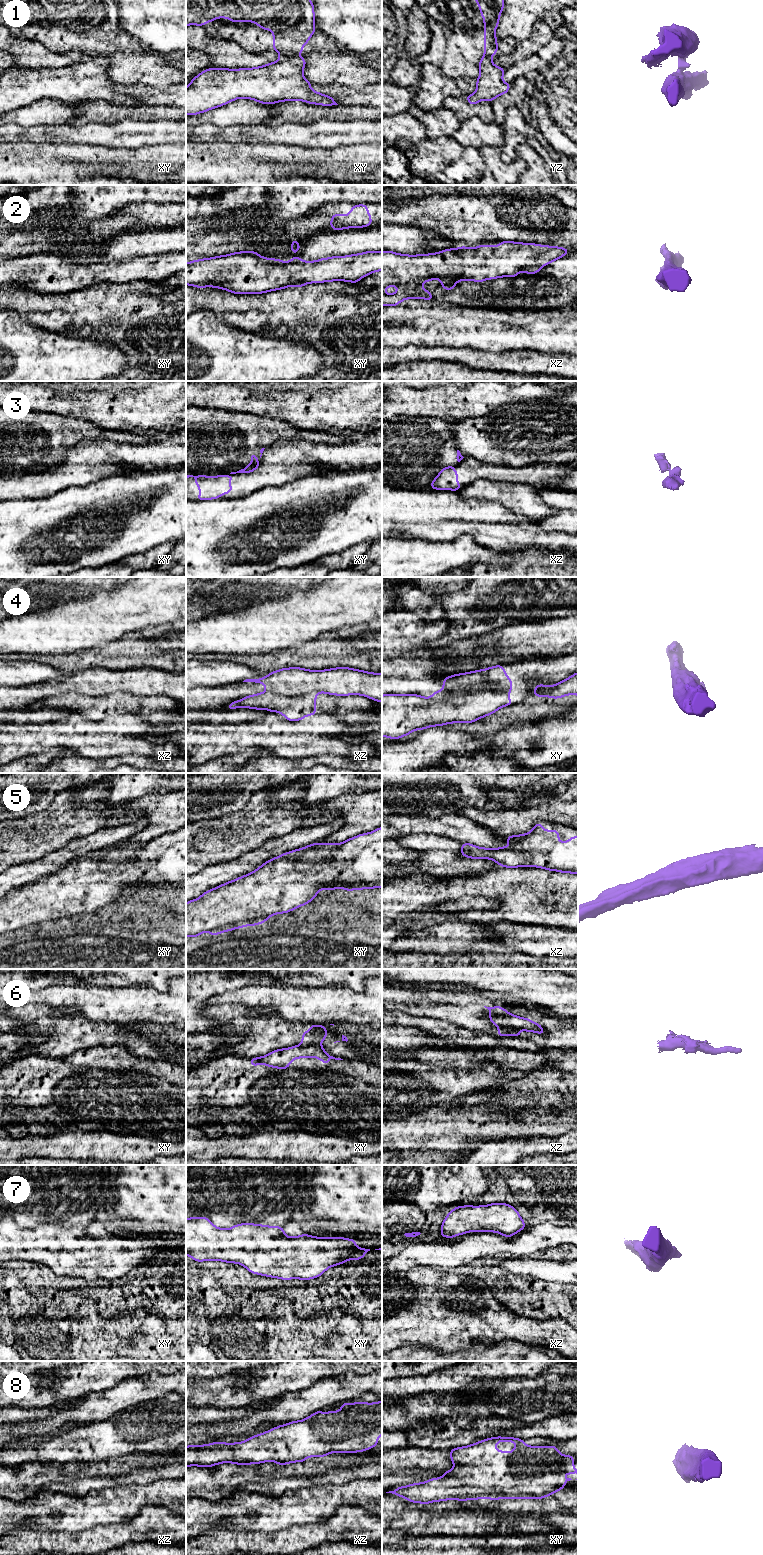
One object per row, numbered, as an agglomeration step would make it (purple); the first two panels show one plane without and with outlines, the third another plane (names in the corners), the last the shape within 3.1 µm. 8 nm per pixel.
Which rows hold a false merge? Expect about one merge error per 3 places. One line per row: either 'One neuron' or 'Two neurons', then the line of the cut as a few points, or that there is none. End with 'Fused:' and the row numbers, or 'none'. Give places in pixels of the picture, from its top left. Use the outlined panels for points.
1: Two neurons. Split along xy (281, 55), (298, 56)
2: One neuron. No split
3: Two neurons. Split along xy (252, 461), (258, 462)
4: Two neurons. Split along xy (497, 686), (494, 690), (472, 690), (439, 700), (430, 698)
5: One neuron. No split
6: Two neurons. Split along xz (498, 1025), (520, 1029)
7: One neuron. No split
8: One neuron. No split
Fused: 1, 3, 4, 6

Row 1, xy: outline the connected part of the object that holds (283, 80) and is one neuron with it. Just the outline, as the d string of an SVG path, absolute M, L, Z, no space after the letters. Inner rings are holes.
M284 57L260 67L209 68L192 79L186 88L186 115L209 111L235 99L252 99L262 104L300 100L310 104L338 105L333 97L310 88L303 76L306 60Z

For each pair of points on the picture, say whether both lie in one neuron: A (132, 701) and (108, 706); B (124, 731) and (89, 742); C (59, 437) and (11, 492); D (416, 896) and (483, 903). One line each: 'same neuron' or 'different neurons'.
A: same neuron
B: same neuron
C: different neurons
D: different neurons

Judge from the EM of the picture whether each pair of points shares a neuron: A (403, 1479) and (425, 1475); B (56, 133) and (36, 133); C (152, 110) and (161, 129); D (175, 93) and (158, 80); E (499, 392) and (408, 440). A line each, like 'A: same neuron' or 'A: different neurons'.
A: same neuron
B: same neuron
C: different neurons
D: different neurons
E: different neurons

